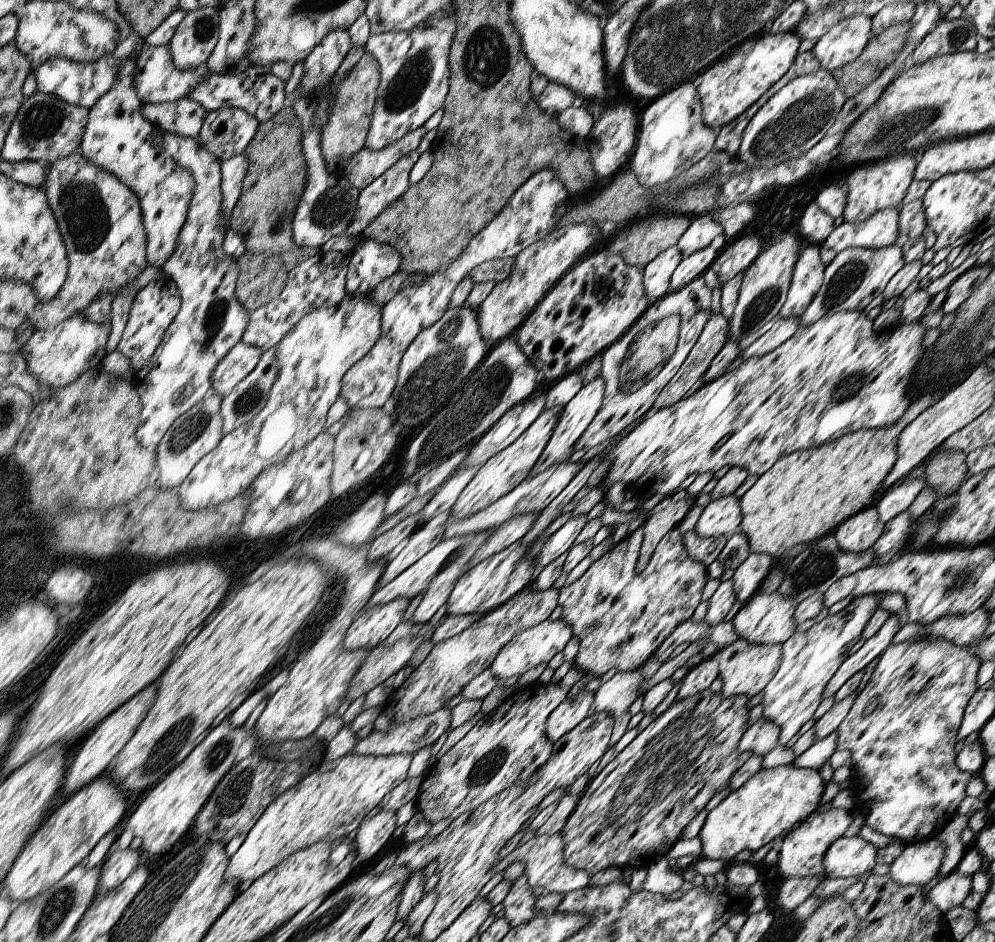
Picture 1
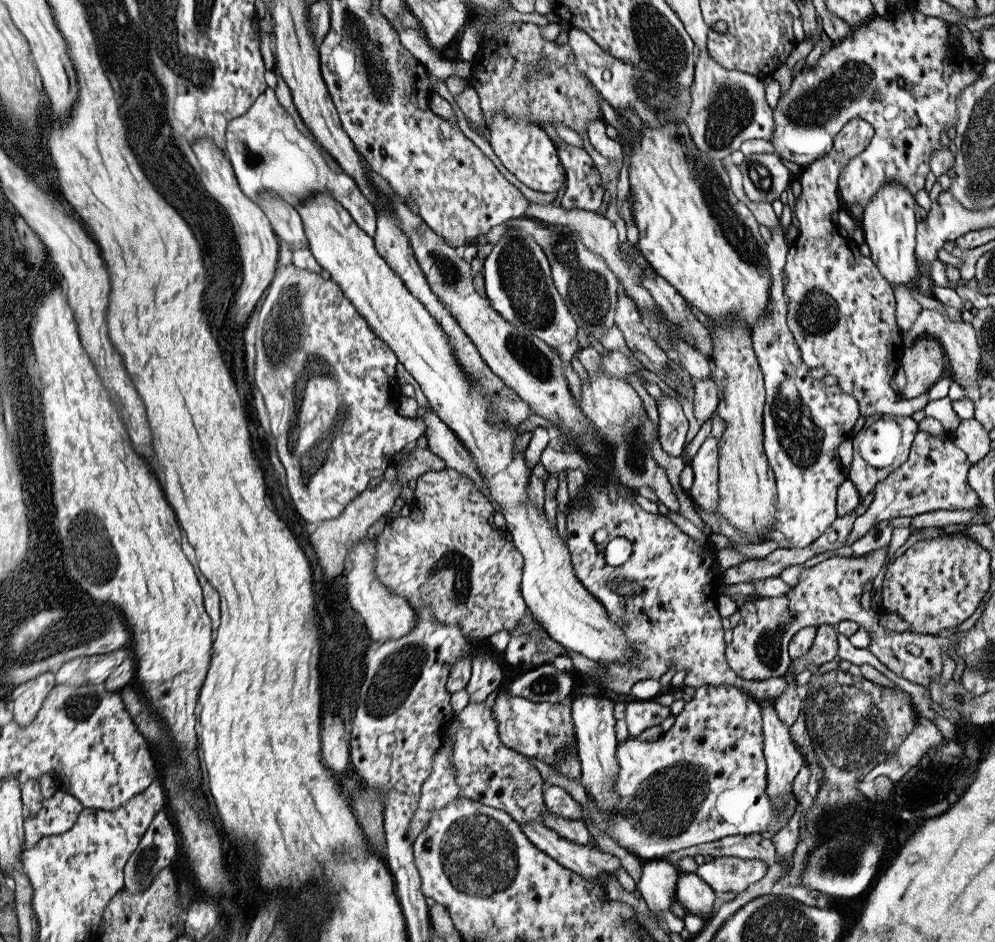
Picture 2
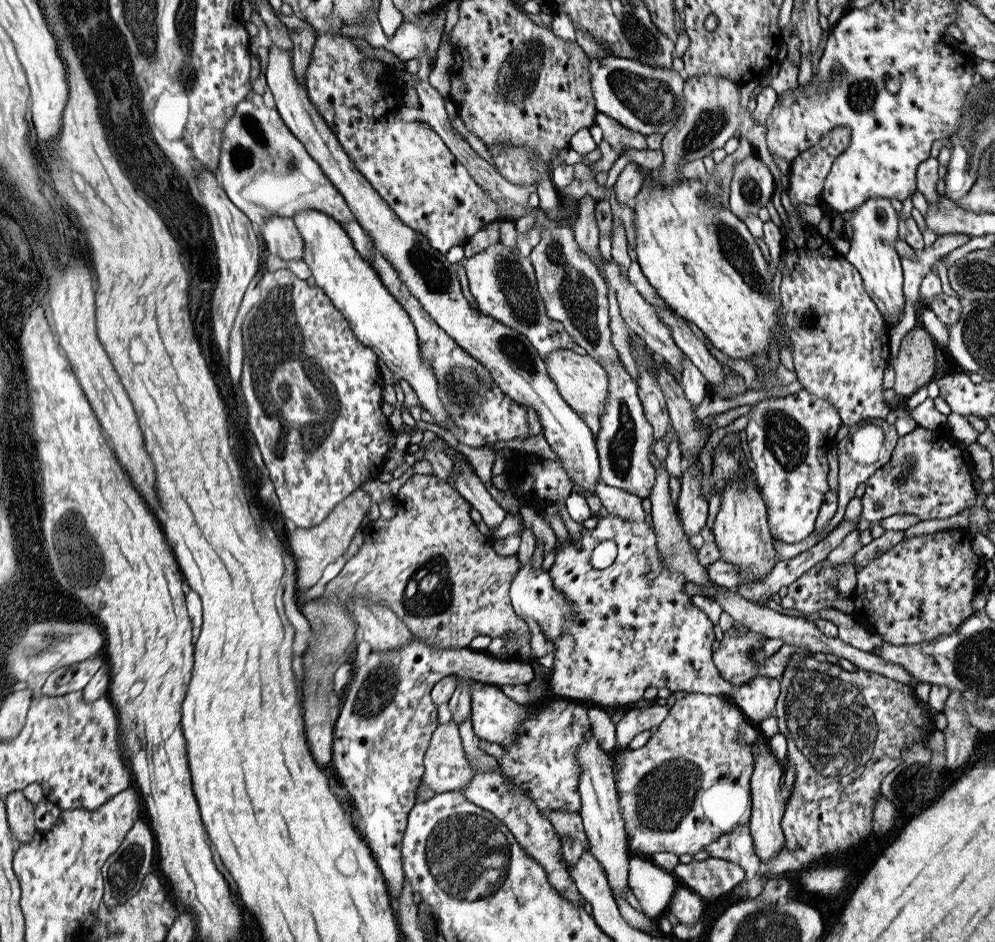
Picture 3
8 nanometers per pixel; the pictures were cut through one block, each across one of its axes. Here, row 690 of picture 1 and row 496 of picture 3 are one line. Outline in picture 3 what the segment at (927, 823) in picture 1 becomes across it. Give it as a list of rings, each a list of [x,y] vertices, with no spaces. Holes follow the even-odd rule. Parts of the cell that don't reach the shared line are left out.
[[[915,428],[895,442],[889,462],[865,480],[861,500],[861,518],[869,522],[885,520],[893,514],[909,514],[921,520],[949,518],[975,506],[975,488],[971,480],[969,452],[947,438],[943,428],[935,432]]]

